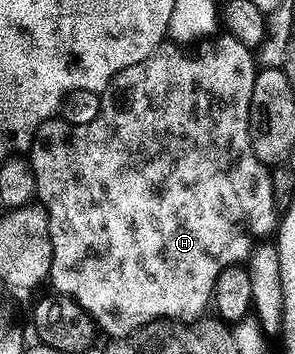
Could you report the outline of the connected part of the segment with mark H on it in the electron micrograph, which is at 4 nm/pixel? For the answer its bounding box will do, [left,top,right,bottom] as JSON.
[27,35,279,337]

